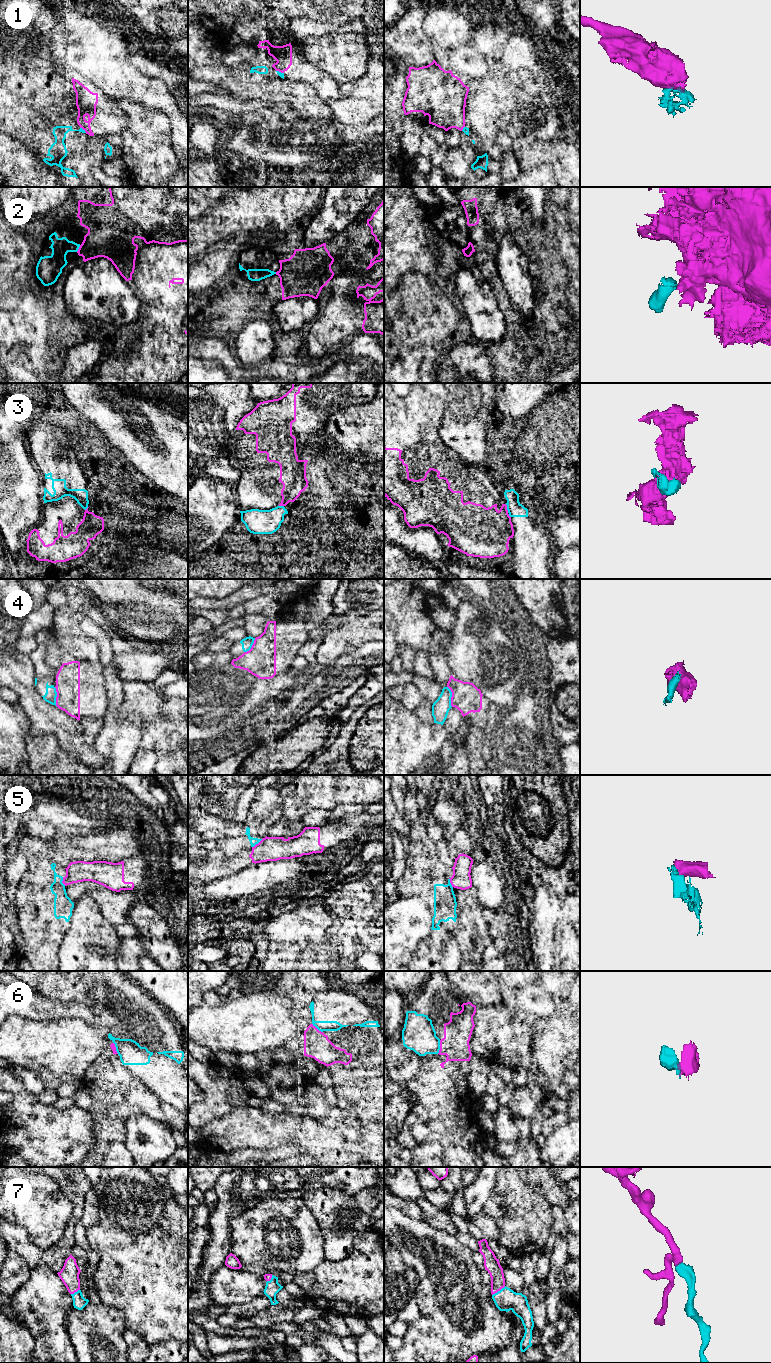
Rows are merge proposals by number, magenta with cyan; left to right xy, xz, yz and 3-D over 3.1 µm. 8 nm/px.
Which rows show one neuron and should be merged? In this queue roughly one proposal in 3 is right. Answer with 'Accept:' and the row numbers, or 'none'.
Accept: 7

